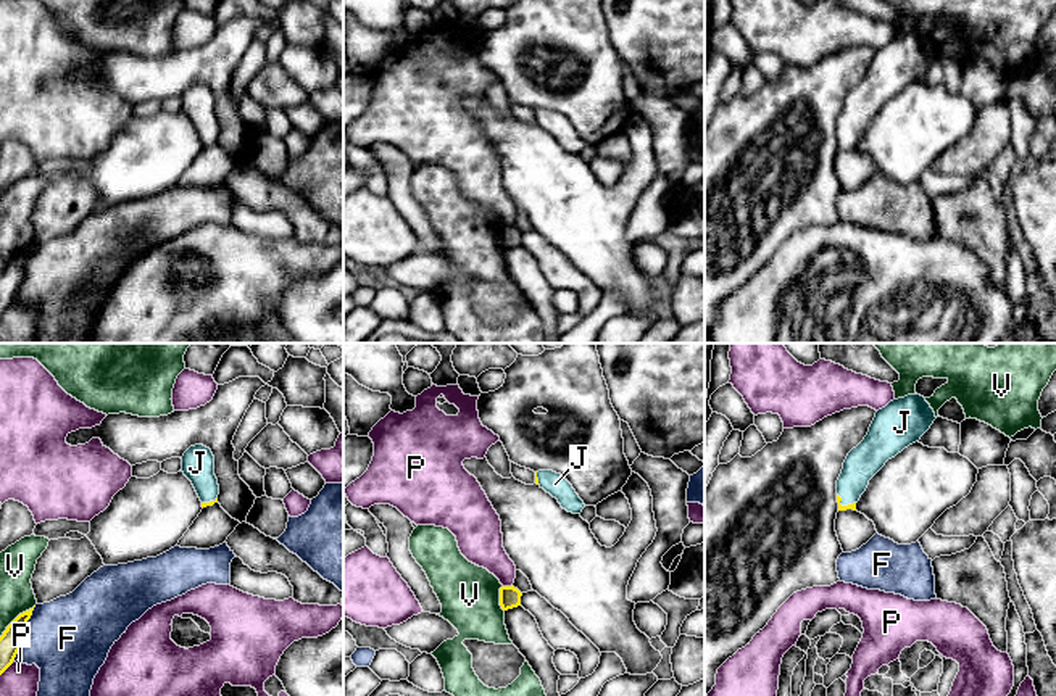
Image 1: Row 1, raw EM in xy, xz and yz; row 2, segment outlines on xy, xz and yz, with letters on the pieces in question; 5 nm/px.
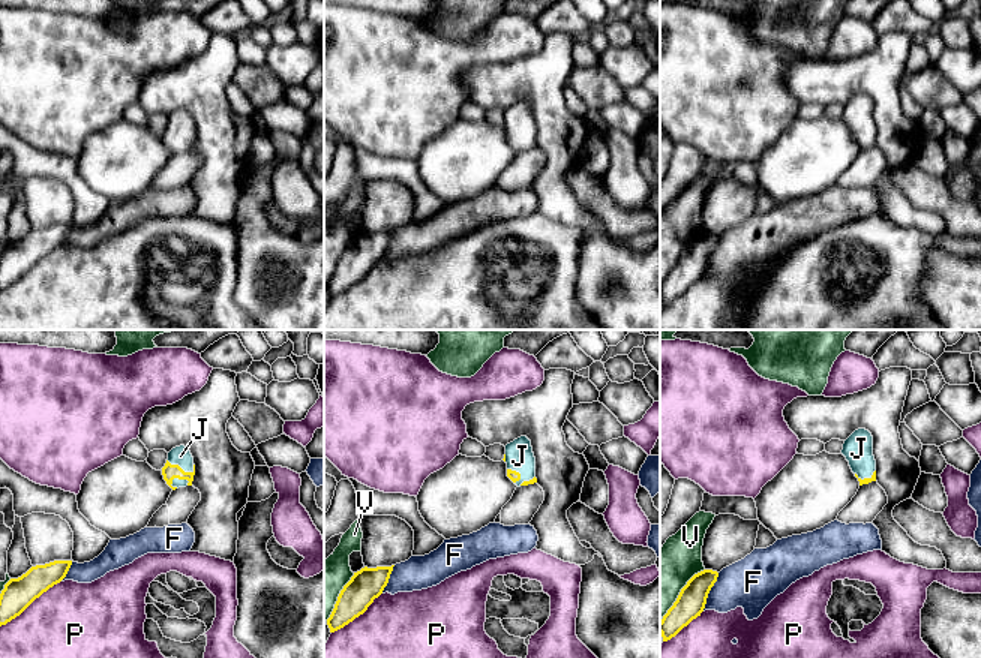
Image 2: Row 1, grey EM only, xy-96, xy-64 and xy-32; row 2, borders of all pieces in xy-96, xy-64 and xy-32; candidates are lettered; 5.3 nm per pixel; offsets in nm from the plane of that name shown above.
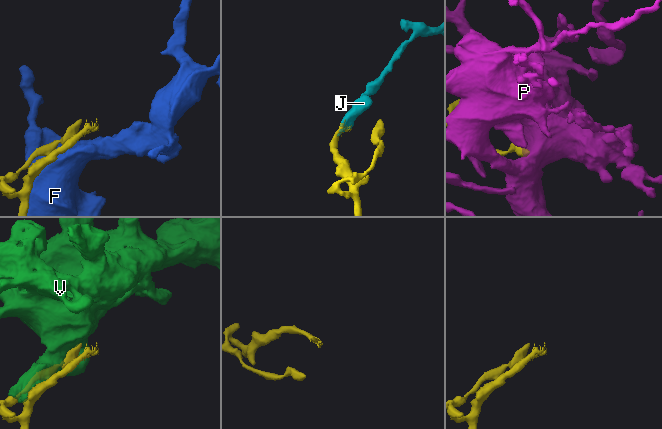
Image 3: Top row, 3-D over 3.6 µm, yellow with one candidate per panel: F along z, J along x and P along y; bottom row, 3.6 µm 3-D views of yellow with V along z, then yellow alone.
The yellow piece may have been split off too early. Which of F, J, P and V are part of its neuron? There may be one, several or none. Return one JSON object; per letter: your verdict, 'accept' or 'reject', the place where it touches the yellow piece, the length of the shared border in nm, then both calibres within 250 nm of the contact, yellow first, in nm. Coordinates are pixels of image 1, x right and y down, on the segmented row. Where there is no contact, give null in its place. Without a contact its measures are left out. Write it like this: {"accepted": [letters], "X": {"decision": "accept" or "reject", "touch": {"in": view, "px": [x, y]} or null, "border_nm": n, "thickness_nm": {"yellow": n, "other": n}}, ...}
{"accepted": ["J"], "F": {"decision": "reject", "touch": {"in": "xy", "px": [23, 633]}, "border_nm": 300, "thickness_nm": {"yellow": 110, "other": 420}}, "J": {"decision": "accept", "touch": {"in": "yz", "px": [843, 506]}, "border_nm": 110, "thickness_nm": {"yellow": 30, "other": 170}}, "P": {"decision": "reject", "touch": {"in": "xz", "px": [507, 587]}, "border_nm": 50, "thickness_nm": {"yellow": 110, "other": 200}}, "V": {"decision": "reject", "touch": {"in": "xy", "px": [15, 619]}, "border_nm": 240, "thickness_nm": {"yellow": 110, "other": 170}}}

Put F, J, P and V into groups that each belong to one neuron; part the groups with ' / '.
F / J / P / V

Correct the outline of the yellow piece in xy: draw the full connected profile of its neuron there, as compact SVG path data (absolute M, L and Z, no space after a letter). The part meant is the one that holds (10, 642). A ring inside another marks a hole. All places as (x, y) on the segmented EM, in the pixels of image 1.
M32 609L19 614L0 636L0 675L13 664L23 640L27 620L32 615Z

